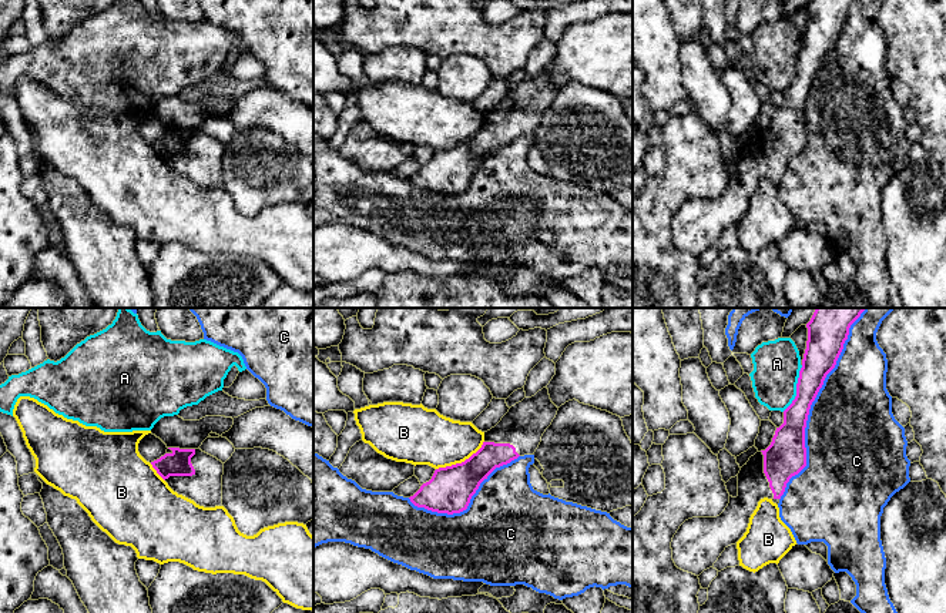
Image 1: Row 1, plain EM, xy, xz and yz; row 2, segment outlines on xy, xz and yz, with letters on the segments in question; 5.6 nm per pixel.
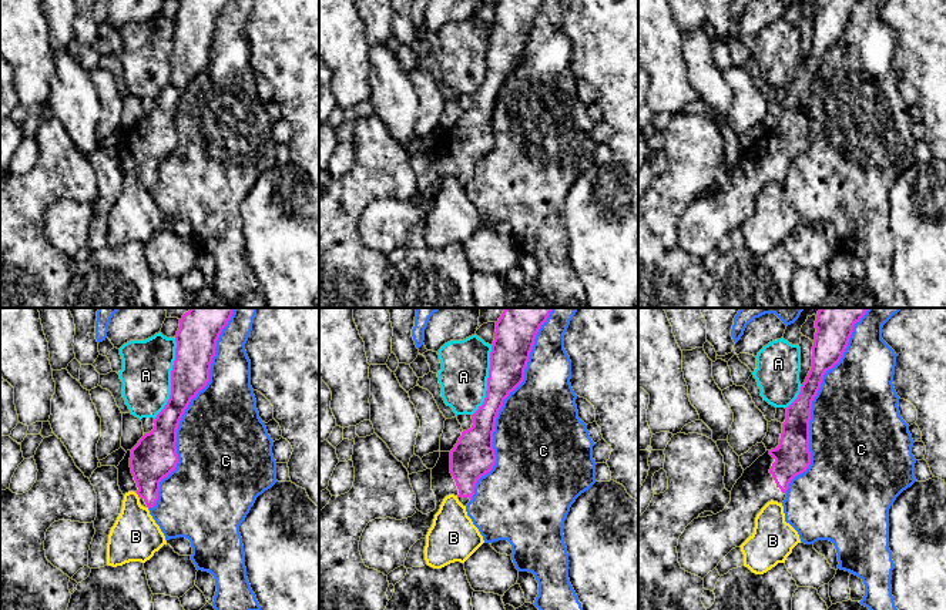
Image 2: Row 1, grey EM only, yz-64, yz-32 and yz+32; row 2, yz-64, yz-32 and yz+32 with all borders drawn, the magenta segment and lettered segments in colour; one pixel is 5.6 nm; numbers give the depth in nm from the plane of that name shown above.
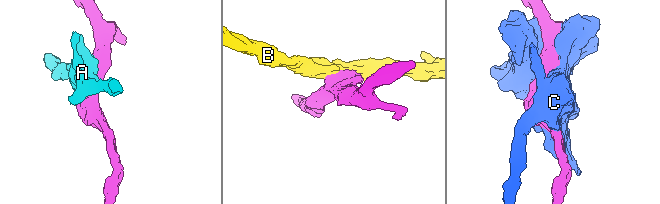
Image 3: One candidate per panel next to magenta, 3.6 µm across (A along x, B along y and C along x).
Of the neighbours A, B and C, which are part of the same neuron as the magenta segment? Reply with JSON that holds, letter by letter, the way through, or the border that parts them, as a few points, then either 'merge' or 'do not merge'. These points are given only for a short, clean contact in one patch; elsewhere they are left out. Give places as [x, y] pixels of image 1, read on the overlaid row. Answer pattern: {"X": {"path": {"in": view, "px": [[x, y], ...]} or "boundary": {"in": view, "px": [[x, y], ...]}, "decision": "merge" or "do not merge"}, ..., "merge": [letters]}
{"A": {"decision": "do not merge"}, "B": {"decision": "do not merge"}, "C": {"decision": "do not merge"}, "merge": []}

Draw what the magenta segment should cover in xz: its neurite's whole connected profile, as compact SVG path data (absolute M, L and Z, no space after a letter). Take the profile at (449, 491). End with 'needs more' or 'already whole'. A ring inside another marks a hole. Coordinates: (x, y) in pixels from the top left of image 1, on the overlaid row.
M547 386L524 398L494 428L484 432L484 442L476 453L462 463L436 469L432 479L409 498L410 502L437 513L466 510L480 483L496 468L519 456L534 455L557 411Z | needs more

